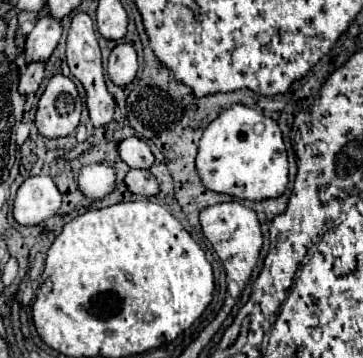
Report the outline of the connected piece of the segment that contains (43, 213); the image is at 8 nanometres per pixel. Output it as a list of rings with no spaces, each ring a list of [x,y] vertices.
[[[39,175],[23,181],[15,195],[13,217],[19,225],[39,225],[61,207],[61,193],[51,177]]]

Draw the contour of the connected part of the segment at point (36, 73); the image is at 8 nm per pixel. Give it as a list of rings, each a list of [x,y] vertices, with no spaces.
[[[35,61],[35,63],[29,63],[19,79],[19,89],[21,93],[29,95],[29,93],[35,93],[39,89],[39,85],[43,83],[43,77],[45,77],[45,63],[43,61]]]

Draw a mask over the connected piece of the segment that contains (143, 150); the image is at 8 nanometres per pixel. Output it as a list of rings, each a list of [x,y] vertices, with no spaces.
[[[129,137],[129,139],[121,141],[119,155],[129,167],[137,167],[137,169],[151,169],[151,165],[155,163],[155,157],[153,157],[149,145],[137,137]]]

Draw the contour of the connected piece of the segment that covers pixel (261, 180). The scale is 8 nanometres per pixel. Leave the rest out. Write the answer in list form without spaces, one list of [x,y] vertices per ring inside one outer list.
[[[231,105],[215,121],[211,121],[209,127],[205,129],[201,143],[199,143],[199,153],[197,153],[197,171],[201,175],[203,185],[211,191],[217,191],[217,193],[245,197],[249,201],[279,197],[289,183],[289,179],[287,179],[287,151],[285,151],[285,143],[283,143],[283,135],[281,135],[279,125],[271,117],[265,117],[261,111],[257,111],[253,107]]]

